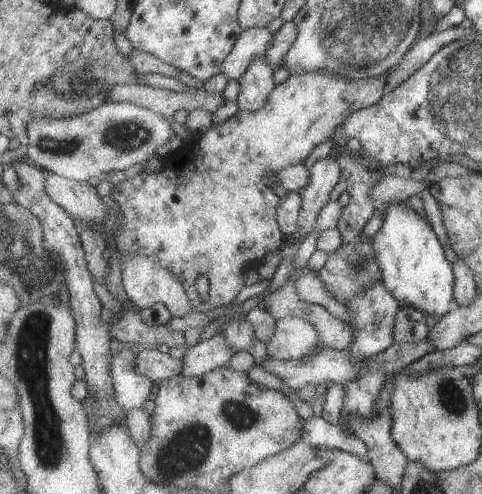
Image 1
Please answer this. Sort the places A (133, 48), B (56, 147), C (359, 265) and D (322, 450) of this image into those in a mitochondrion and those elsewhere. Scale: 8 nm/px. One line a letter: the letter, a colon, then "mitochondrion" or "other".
A: other
B: mitochondrion
C: mitochondrion
D: other

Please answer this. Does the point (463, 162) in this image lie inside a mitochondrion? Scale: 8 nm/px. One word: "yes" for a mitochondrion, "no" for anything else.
yes

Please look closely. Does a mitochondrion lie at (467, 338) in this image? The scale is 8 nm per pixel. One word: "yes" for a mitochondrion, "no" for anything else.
no

